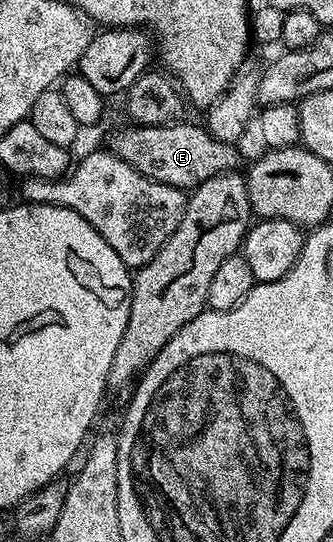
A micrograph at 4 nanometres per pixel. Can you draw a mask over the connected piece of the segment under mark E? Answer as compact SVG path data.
M177 121L157 127L128 125L125 131L114 132L106 147L146 178L181 189L195 189L210 177L237 170L241 166L236 143L223 143L211 135L207 126L195 127L188 122Z

